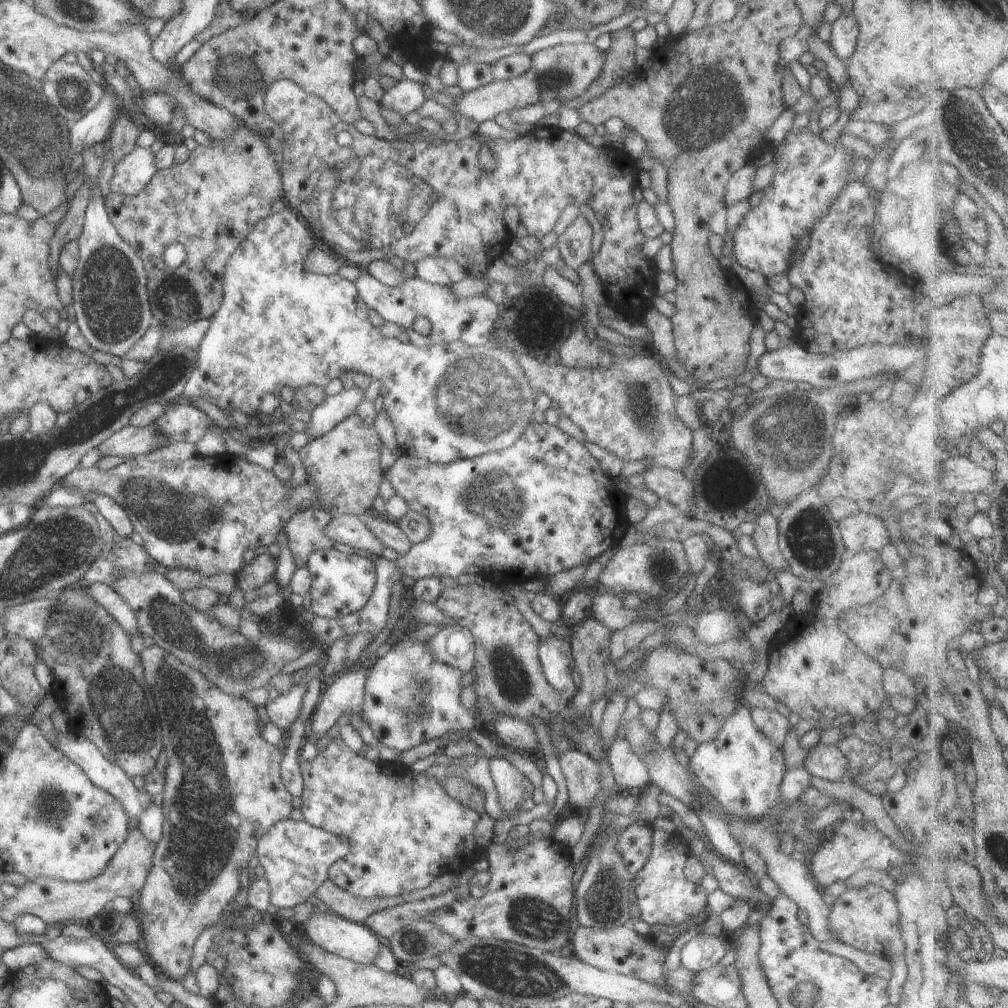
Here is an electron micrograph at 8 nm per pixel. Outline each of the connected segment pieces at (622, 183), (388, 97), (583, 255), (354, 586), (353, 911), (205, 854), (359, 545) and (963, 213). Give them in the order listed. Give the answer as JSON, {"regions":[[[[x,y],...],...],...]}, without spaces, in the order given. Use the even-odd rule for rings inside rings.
{"regions":[[[[286,79],[275,80],[267,88],[263,101],[267,117],[283,130],[282,148],[274,154],[281,182],[282,204],[297,213],[317,244],[329,250],[333,256],[339,256],[339,260],[347,260],[347,264],[358,268],[367,267],[373,258],[386,260],[386,257],[397,257],[403,263],[415,264],[431,254],[454,259],[465,270],[479,270],[506,255],[511,233],[503,221],[503,211],[508,206],[517,210],[518,220],[526,228],[527,235],[540,241],[552,230],[554,222],[567,205],[588,204],[594,213],[597,201],[623,201],[627,206],[627,233],[603,234],[599,251],[590,259],[590,266],[607,297],[605,302],[609,307],[619,310],[628,323],[640,323],[640,313],[652,306],[656,296],[653,292],[656,269],[654,262],[638,249],[645,238],[638,229],[638,204],[632,196],[639,170],[638,162],[623,150],[618,151],[612,145],[593,148],[578,138],[575,132],[535,126],[517,140],[491,139],[489,148],[495,165],[492,171],[485,171],[478,164],[480,146],[471,137],[463,138],[461,142],[433,144],[420,139],[386,142],[373,135],[365,136],[348,123],[340,122],[332,108],[321,98]],[[415,176],[425,176],[425,182],[433,188],[437,196],[433,204],[433,198],[427,196],[421,180]]],[[[403,78],[384,92],[380,104],[394,113],[403,115],[418,109],[424,101],[422,86]]],[[[581,215],[559,234],[555,246],[569,269],[576,270],[589,260],[592,232],[589,222]]],[[[331,548],[327,551],[313,552],[306,561],[310,577],[309,598],[314,617],[336,620],[337,617],[358,612],[369,601],[375,585],[373,562],[358,556],[347,555]]],[[[327,878],[316,888],[312,897],[319,900],[321,906],[326,907],[328,912],[354,923],[361,923],[371,914],[397,906],[403,901],[401,895],[385,899],[379,897],[360,899],[343,892],[340,888],[337,889]]],[[[151,644],[148,648],[143,647],[137,653],[142,665],[143,676],[146,685],[150,688],[158,718],[160,721],[160,730],[162,736],[162,746],[167,755],[167,764],[164,768],[164,784],[162,793],[162,836],[159,843],[154,848],[152,855],[152,868],[150,874],[146,877],[146,882],[135,900],[134,913],[138,919],[140,927],[140,939],[145,945],[145,958],[152,966],[159,978],[173,981],[181,981],[183,976],[190,969],[190,957],[192,947],[197,937],[203,932],[215,925],[218,916],[227,907],[227,904],[235,897],[235,892],[239,888],[239,870],[241,874],[245,872],[245,864],[249,862],[251,854],[259,838],[273,825],[281,820],[290,818],[291,794],[283,787],[280,774],[280,762],[282,761],[283,751],[277,747],[270,746],[262,738],[262,729],[266,724],[257,716],[257,710],[249,701],[244,698],[235,698],[231,694],[224,694],[216,688],[213,682],[209,681],[201,672],[182,664],[177,658],[164,652],[159,646]]],[[[344,513],[335,515],[324,529],[324,534],[333,543],[338,542],[354,550],[363,550],[368,555],[382,556],[385,547],[365,527],[357,515]]],[[[959,192],[953,206],[951,206],[951,212],[956,224],[966,237],[984,247],[990,242],[991,237],[988,234],[987,222],[971,198]]]]}

